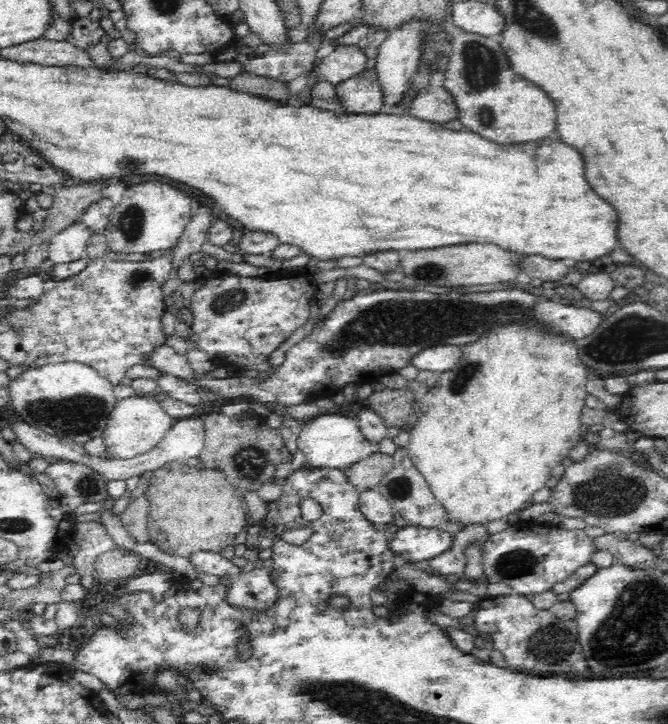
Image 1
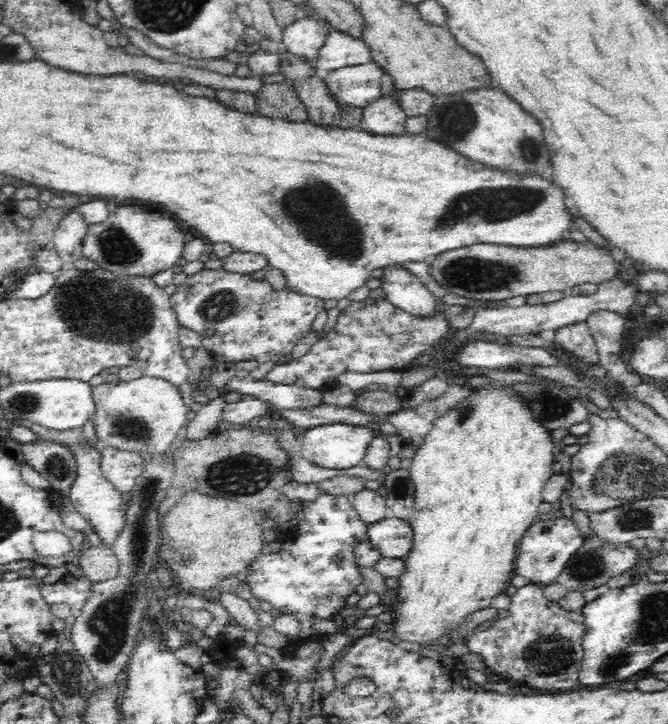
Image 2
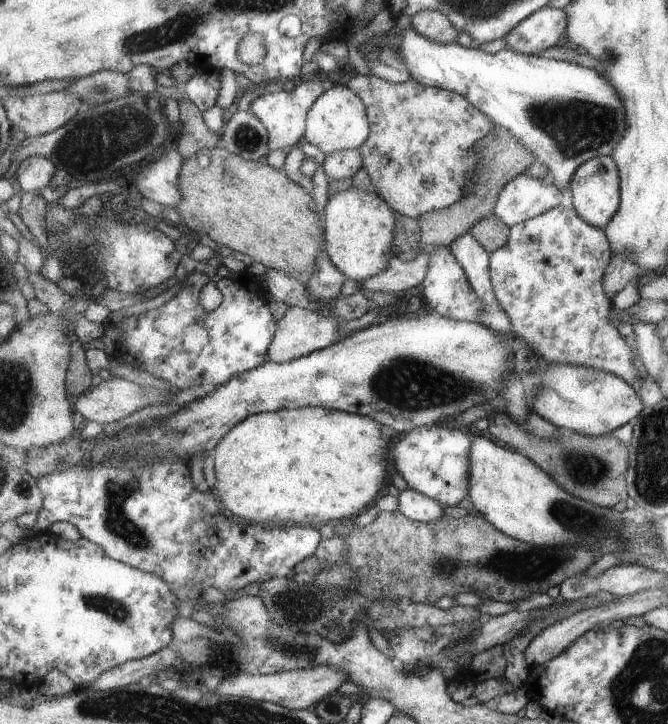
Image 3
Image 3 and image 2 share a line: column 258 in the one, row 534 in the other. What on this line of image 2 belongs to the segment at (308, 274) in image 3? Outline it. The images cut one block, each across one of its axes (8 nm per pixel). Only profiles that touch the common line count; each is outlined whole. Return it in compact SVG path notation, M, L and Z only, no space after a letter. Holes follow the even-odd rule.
M190 489L189 491L182 494L180 500L166 514L161 514L159 558L170 568L176 578L182 580L186 590L198 588L206 591L214 588L231 574L237 575L241 570L248 569L248 566L261 553L264 530L259 523L261 516L258 516L248 506L218 496L207 496L199 492L198 489Z

